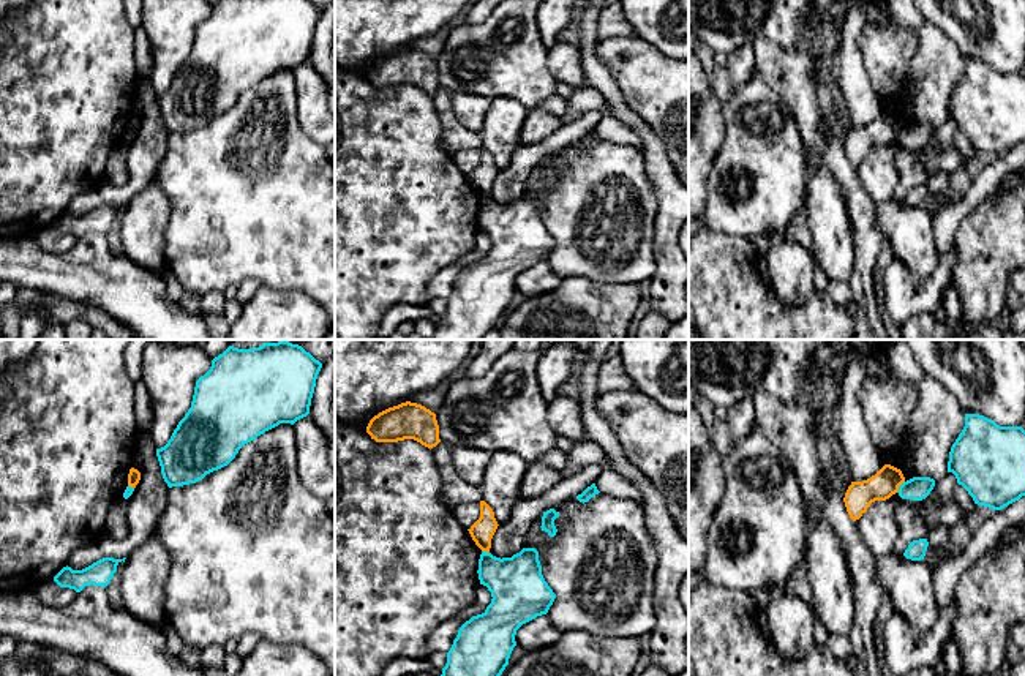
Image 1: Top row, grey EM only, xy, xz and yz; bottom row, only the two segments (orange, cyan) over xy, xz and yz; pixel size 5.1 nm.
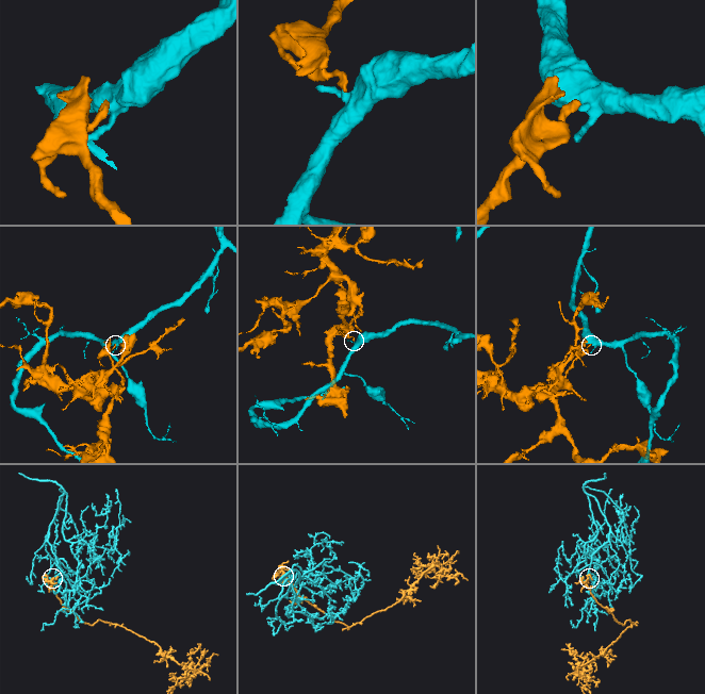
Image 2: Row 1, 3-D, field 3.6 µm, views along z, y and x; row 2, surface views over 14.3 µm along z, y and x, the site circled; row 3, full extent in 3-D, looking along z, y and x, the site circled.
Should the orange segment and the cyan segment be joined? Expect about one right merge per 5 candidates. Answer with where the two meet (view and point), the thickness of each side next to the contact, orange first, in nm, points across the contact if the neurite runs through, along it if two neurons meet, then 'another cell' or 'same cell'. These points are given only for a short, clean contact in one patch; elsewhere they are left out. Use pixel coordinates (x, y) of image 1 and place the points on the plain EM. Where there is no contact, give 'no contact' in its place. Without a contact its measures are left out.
meets orange in yz at (899, 131); 140 nm thick on the orange side, 120 nm on the other; border along yz (904, 127), (896, 138); another cell

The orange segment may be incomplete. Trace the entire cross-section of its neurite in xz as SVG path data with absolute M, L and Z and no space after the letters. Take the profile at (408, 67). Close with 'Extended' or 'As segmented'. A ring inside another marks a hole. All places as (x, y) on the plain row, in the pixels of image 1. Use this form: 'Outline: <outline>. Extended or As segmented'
Outline: M411 47L374 62L366 73L366 79L376 88L414 85L428 95L441 88L436 60Z. As segmented

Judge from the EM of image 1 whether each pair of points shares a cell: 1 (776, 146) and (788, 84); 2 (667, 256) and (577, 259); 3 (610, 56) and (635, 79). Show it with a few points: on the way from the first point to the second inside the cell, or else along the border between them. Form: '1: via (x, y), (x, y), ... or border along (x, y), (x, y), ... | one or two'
1: border along (760, 75), (788, 106), (799, 136) | two
2: border along (654, 218), (656, 272), (649, 278) | two
3: via (616, 60), (629, 73) | one

